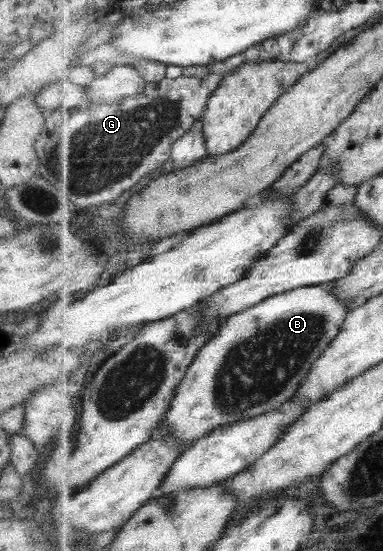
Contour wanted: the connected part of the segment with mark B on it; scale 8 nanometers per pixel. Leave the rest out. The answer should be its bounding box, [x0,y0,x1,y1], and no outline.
[158,282,352,444]

